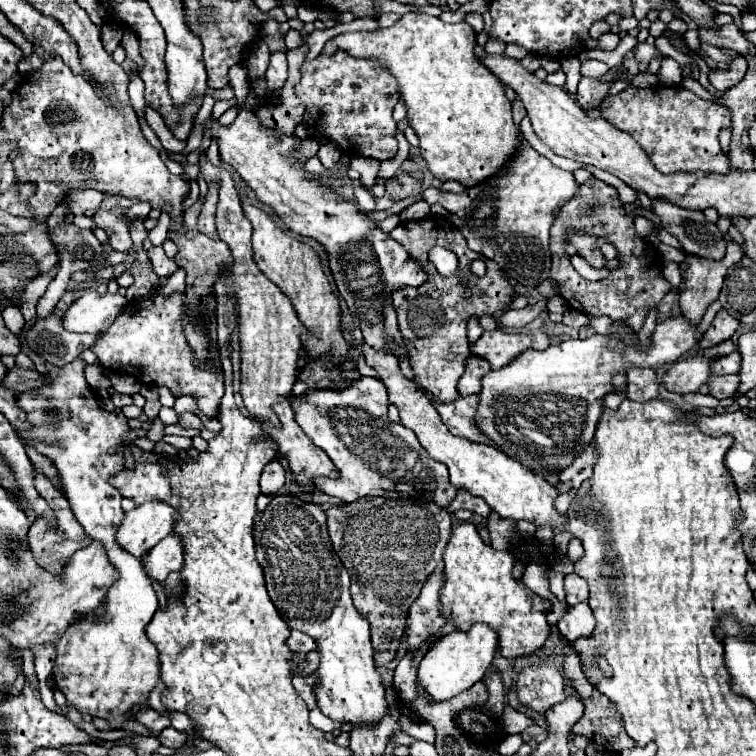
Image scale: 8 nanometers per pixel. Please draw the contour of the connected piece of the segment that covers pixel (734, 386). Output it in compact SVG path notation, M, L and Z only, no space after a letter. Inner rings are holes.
M730 374L730 376L710 376L708 386L710 386L710 394L716 396L718 400L722 400L722 398L734 398L738 394L740 376L738 374Z

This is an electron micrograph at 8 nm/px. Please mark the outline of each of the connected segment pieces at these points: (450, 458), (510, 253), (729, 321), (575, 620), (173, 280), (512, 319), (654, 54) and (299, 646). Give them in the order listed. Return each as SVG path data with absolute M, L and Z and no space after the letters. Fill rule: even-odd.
M368 344L362 346L362 352L366 358L366 364L372 366L382 376L384 386L388 390L388 400L390 400L390 404L398 406L402 424L406 428L414 430L416 438L420 440L420 444L426 448L426 452L434 460L448 466L450 482L454 486L466 488L474 496L482 496L488 502L488 506L502 518L532 520L532 524L536 524L536 528L550 524L552 530L568 524L568 514L560 514L554 508L554 500L558 496L556 486L552 486L548 480L544 480L544 476L540 476L540 474L524 468L520 462L508 458L496 446L472 442L462 436L450 434L446 424L442 424L432 402L420 392L418 386L414 386L414 382L410 382L410 380L406 380L406 376L402 376L398 360L392 354L378 352Z
M520 136L520 146L516 154L500 168L498 174L482 180L480 184L466 188L462 194L452 194L444 192L440 188L426 188L428 192L428 204L440 204L448 212L458 214L464 224L462 224L462 234L466 236L468 248L474 252L480 252L486 258L492 258L500 264L500 268L518 284L536 288L540 282L544 282L550 276L550 250L548 250L548 232L562 210L566 202L572 200L574 192L578 190L578 184L574 180L574 174L570 170L562 170L554 166L546 156L540 156L526 138Z
M722 308L722 310L716 314L712 326L704 332L704 336L700 338L698 344L700 344L700 348L710 348L710 346L714 346L714 344L718 344L718 342L722 342L722 340L732 338L738 328L740 328L740 322Z
M586 602L570 606L568 612L558 620L558 630L560 634L572 644L576 642L580 636L588 636L594 630L594 616L588 608Z
M178 268L178 270L168 278L168 282L166 282L166 286L164 286L164 292L166 292L166 294L184 292L184 288L186 288L186 272L184 272L182 268Z
M542 298L542 300L538 300L534 306L526 306L526 308L522 308L522 310L506 310L502 316L500 316L500 322L504 324L504 326L508 326L508 328L520 328L520 326L526 326L526 324L530 324L534 318L538 318L538 314L542 312L542 310L546 310L546 306L548 306L548 300L546 298Z
M638 42L634 47L635 56L638 62L650 63L653 58L663 58L658 48L655 45L650 45L647 42Z
M292 629L290 638L286 640L286 644L288 644L288 648L294 654L292 660L303 660L316 647L316 640L299 630Z

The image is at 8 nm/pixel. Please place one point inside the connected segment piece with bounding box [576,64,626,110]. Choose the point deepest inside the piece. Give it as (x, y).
(590, 90)

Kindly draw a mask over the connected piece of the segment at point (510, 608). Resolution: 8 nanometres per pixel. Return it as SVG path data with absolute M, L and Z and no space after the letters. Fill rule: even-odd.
M460 522L452 526L450 542L444 550L446 582L440 592L442 614L456 622L456 628L468 630L476 622L490 624L498 632L502 656L524 656L542 646L550 634L546 622L546 600L514 578L514 556L508 550L494 550L484 544L474 524Z

